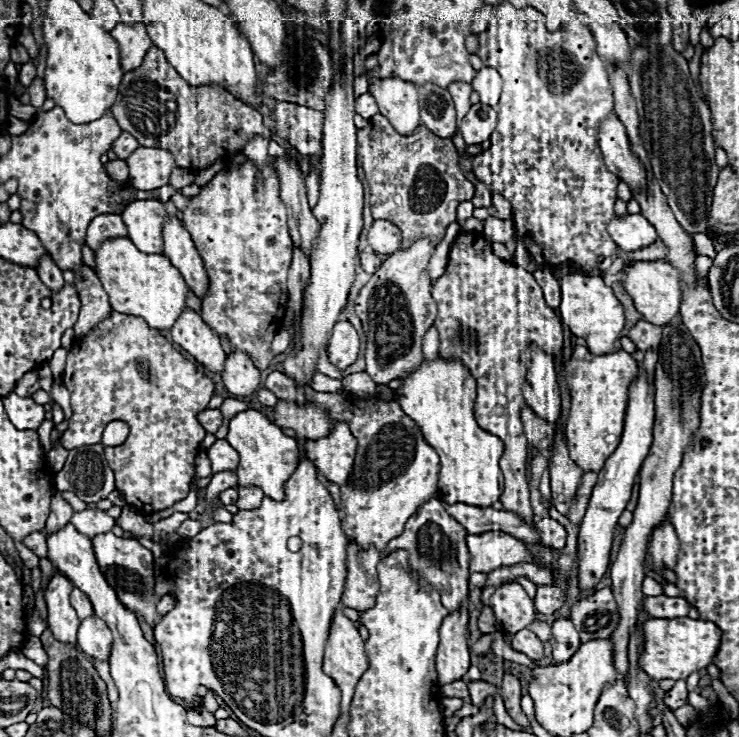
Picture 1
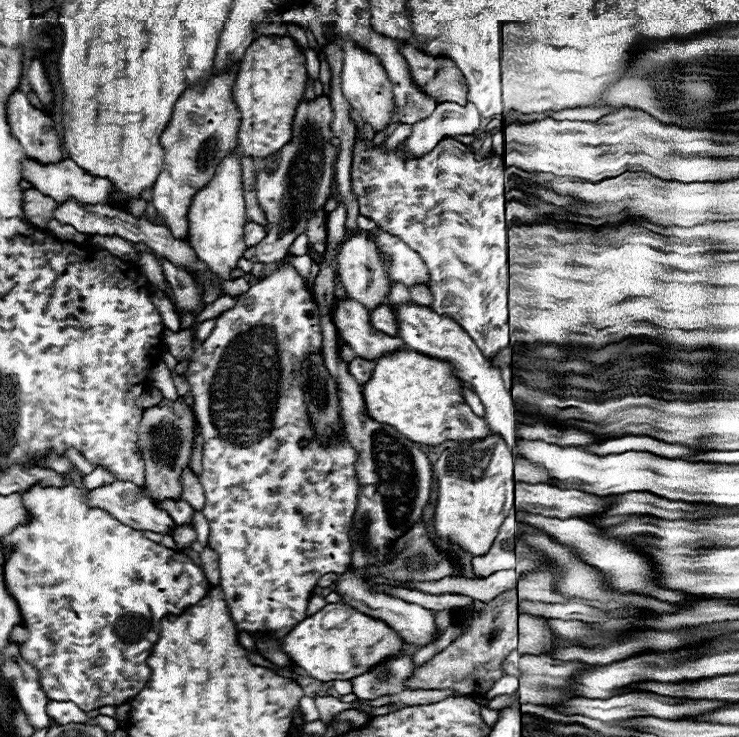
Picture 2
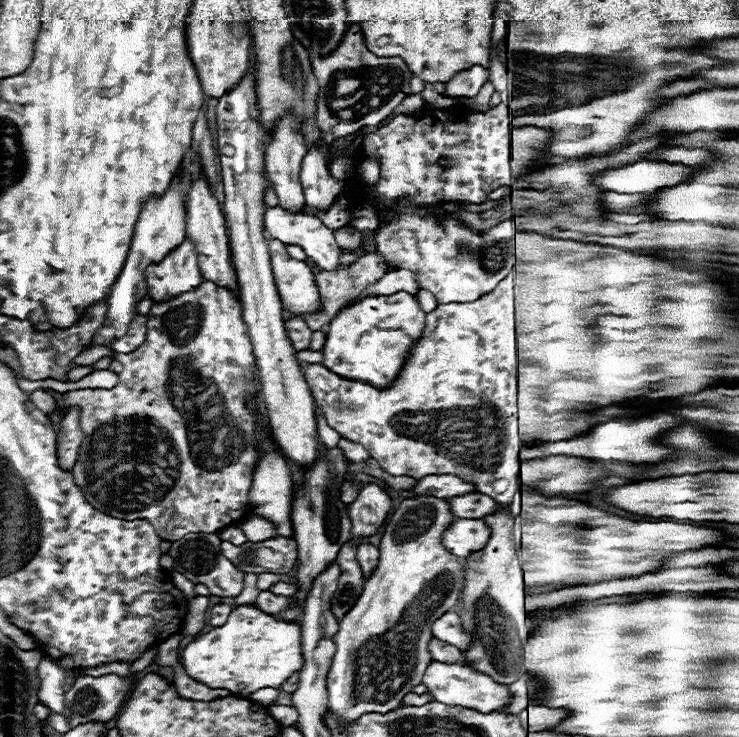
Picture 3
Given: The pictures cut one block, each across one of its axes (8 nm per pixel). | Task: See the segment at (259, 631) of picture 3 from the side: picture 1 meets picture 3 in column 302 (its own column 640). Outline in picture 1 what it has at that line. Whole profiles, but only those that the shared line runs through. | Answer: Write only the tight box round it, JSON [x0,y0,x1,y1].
[640,618,720,680]

